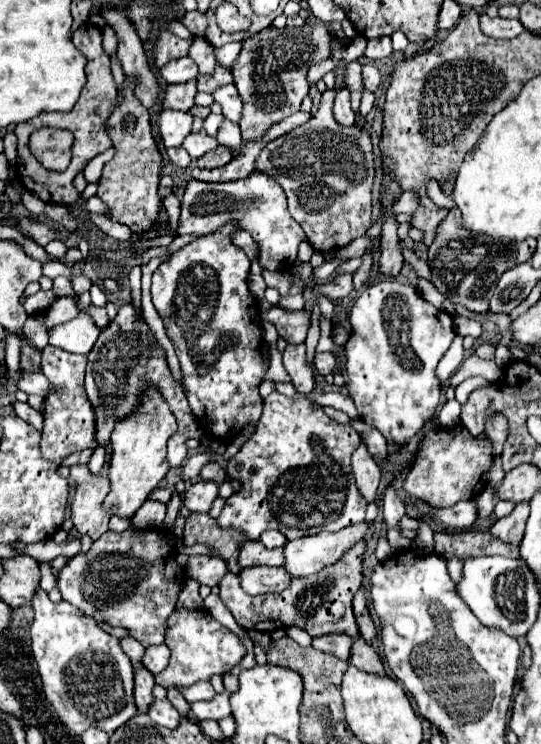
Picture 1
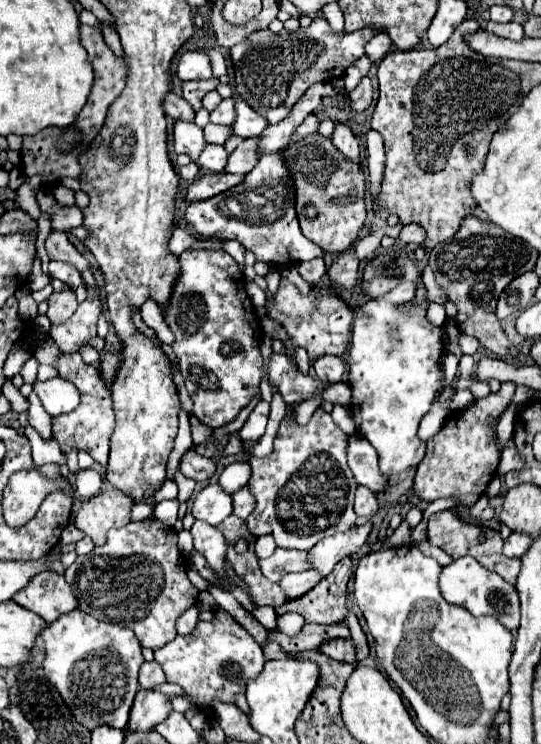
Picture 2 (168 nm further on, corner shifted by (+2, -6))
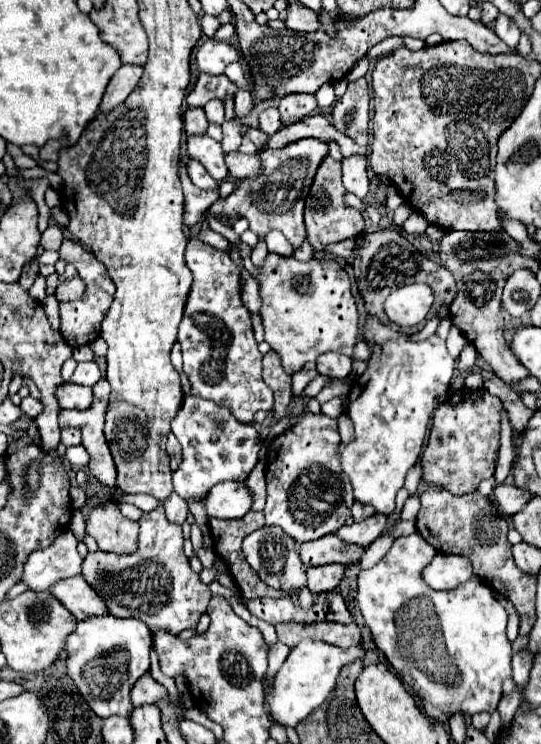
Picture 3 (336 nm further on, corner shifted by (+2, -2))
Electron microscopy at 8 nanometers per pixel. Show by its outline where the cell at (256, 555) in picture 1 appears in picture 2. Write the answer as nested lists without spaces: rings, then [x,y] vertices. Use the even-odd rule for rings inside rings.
[[[276,549],[272,557],[268,559],[260,559],[258,561],[262,575],[268,581],[280,581],[282,575],[286,573],[298,573],[298,571],[306,571],[310,569],[306,563],[306,551],[296,551],[296,549]]]

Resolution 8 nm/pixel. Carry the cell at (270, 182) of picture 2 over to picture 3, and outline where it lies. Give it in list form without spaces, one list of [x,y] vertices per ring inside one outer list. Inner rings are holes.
[[[300,139],[282,149],[264,149],[260,157],[264,161],[264,175],[260,175],[256,183],[240,183],[240,187],[228,199],[216,201],[208,211],[220,219],[232,219],[236,215],[246,217],[250,229],[258,235],[278,229],[286,235],[292,247],[300,247],[306,237],[304,201],[318,167],[328,157],[328,143],[320,139]]]

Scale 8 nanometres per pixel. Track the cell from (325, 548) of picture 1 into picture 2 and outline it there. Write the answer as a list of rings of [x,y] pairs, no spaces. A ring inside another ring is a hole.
[[[366,523],[366,525],[360,525],[360,527],[356,525],[356,527],[352,527],[352,531],[334,535],[332,539],[318,541],[308,551],[310,567],[314,571],[320,571],[322,577],[326,577],[342,557],[354,555],[366,543],[370,529],[372,529],[372,523]]]

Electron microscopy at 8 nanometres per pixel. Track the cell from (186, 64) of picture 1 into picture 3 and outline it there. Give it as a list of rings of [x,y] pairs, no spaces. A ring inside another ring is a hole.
[[[208,39],[196,49],[198,69],[212,75],[222,75],[226,65],[240,61],[240,51],[234,41],[216,41]]]

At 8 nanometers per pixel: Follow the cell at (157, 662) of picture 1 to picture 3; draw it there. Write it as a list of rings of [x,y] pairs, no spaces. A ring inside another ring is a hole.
[[[142,675],[136,685],[132,687],[130,691],[130,701],[134,707],[140,707],[140,705],[148,705],[148,703],[156,703],[156,699],[160,699],[160,695],[166,695],[166,689],[156,683],[152,679],[152,675]]]

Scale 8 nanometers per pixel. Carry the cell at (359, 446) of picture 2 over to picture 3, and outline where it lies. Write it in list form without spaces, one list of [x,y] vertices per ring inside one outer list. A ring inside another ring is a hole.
[[[344,411],[338,415],[338,427],[340,427],[342,441],[350,441],[352,439],[352,421],[348,419],[348,415]]]

